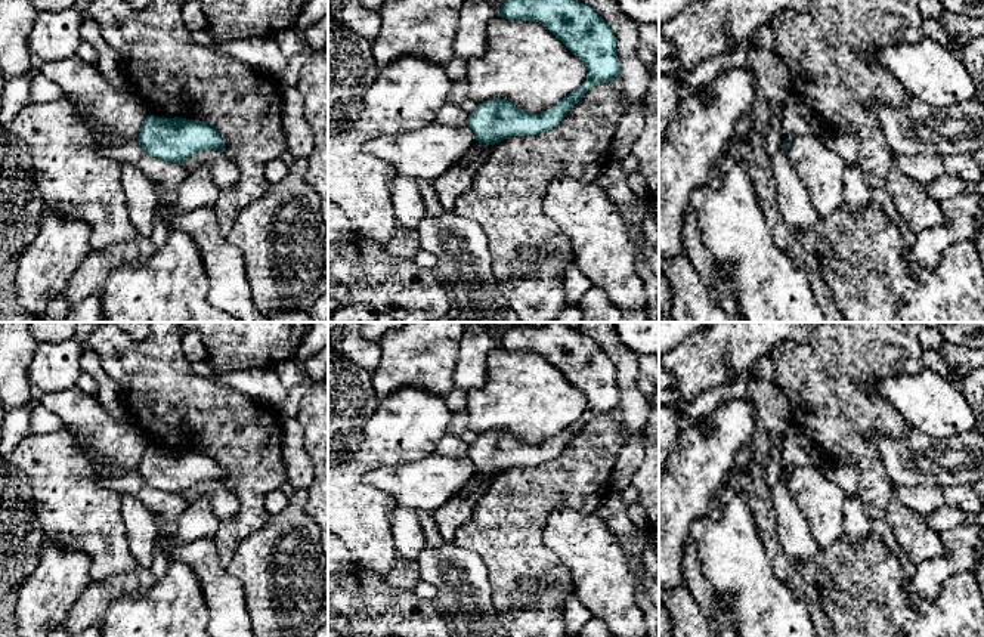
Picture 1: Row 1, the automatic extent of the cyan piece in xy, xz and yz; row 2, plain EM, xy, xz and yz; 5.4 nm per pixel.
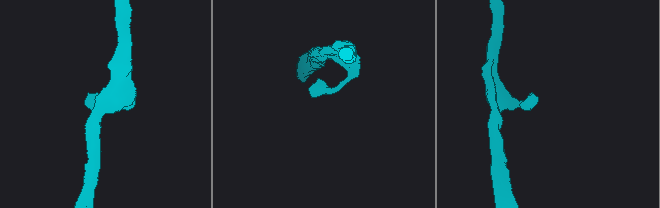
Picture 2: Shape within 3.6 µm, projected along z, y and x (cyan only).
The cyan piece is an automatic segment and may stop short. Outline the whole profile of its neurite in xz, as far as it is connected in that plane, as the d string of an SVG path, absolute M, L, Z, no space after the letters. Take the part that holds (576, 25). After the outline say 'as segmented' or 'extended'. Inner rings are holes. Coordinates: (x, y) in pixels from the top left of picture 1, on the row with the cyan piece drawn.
M505 0L498 15L542 24L584 62L588 75L578 90L541 114L526 112L501 98L479 103L467 123L479 143L495 145L510 136L545 133L556 127L591 87L613 81L619 75L613 31L598 13L579 0Z | as segmented

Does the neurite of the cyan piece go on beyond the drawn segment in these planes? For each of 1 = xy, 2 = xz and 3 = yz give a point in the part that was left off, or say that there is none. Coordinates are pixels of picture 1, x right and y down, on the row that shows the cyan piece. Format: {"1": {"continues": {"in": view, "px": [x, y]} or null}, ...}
{"1": {"continues": null}, "2": {"continues": null}, "3": {"continues": null}}

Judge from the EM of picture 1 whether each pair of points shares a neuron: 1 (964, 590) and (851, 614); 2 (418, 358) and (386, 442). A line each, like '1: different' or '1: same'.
1: same
2: different

